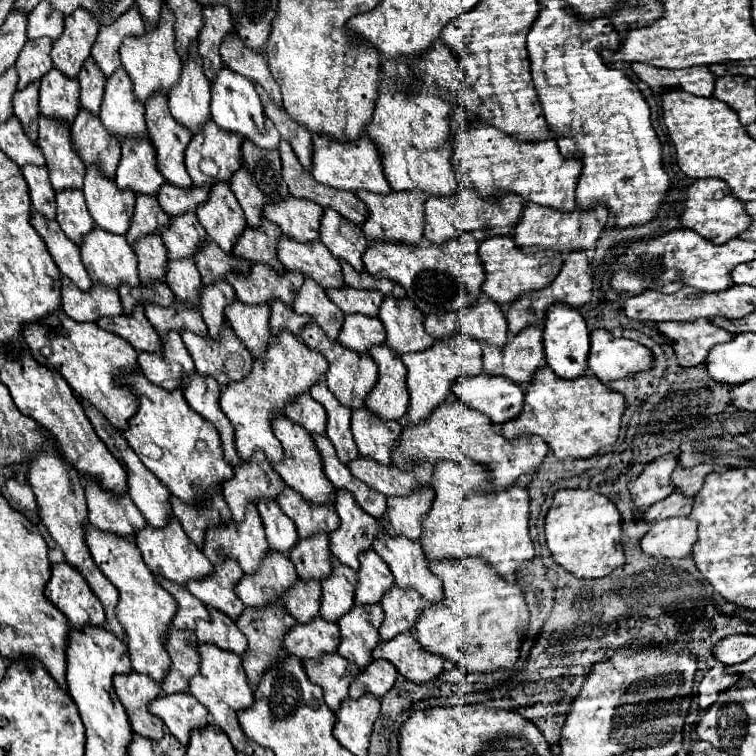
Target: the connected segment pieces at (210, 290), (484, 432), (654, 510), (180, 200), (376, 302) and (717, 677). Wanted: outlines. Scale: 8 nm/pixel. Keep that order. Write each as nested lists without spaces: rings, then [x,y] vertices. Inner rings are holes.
[[[227,280],[211,282],[201,288],[201,316],[209,328],[209,336],[217,338],[217,332],[225,324],[225,306],[235,300],[235,290]]]
[[[455,400],[437,406],[437,410],[433,410],[433,414],[429,414],[429,418],[425,418],[423,422],[403,426],[401,436],[397,440],[397,448],[393,448],[391,452],[391,460],[401,470],[411,470],[411,466],[421,460],[427,462],[437,462],[437,460],[457,462],[459,458],[479,460],[481,464],[487,464],[489,470],[495,474],[493,488],[503,490],[515,484],[521,474],[537,470],[547,454],[549,446],[545,446],[541,438],[519,436],[515,440],[507,440],[499,432],[495,432],[495,426],[489,422],[485,414],[465,406],[461,400]]]
[[[673,492],[665,500],[643,510],[641,518],[647,520],[647,522],[653,522],[653,520],[665,520],[665,518],[671,518],[671,516],[689,516],[691,506],[693,506],[693,498],[681,498],[681,494]]]
[[[165,182],[161,186],[161,190],[157,192],[157,200],[161,204],[161,208],[173,218],[179,214],[185,214],[189,210],[195,210],[197,204],[205,202],[209,196],[209,186],[191,186],[189,190],[177,188],[169,182]]]
[[[351,286],[329,288],[327,296],[345,312],[345,314],[365,314],[377,316],[379,306],[383,302],[383,294],[377,290],[359,290]]]
[[[717,664],[715,668],[711,668],[705,678],[699,684],[697,690],[697,700],[699,700],[699,710],[707,710],[713,706],[713,702],[717,700],[717,694],[723,690],[729,690],[737,684],[737,676],[733,674],[733,678],[729,678],[729,674],[725,676],[725,666]]]

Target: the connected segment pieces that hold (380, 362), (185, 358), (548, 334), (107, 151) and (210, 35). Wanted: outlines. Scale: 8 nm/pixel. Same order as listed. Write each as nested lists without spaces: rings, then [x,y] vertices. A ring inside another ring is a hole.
[[[387,344],[371,346],[369,354],[379,368],[379,378],[369,392],[365,406],[381,420],[399,420],[409,406],[409,394],[405,386],[407,368],[403,366],[401,356],[397,356]]]
[[[171,330],[163,340],[161,354],[153,352],[141,352],[137,356],[137,362],[143,370],[143,374],[157,386],[165,390],[183,388],[183,376],[193,372],[193,358],[187,352],[181,334]]]
[[[555,302],[549,306],[543,322],[543,344],[545,344],[545,360],[553,368],[553,372],[561,378],[575,380],[587,372],[587,354],[589,354],[589,330],[573,306],[565,302]]]
[[[81,108],[71,124],[71,136],[75,150],[87,166],[97,164],[105,176],[115,178],[115,168],[121,154],[119,142],[109,130],[105,130],[99,116]]]
[[[203,6],[203,28],[199,32],[199,54],[207,78],[211,80],[223,66],[219,56],[221,40],[231,34],[231,14],[227,6]]]

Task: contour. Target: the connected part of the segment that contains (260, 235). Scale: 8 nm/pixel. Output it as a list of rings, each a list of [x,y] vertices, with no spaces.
[[[261,218],[261,224],[257,228],[245,226],[245,232],[241,234],[241,238],[237,238],[237,244],[233,246],[233,254],[253,264],[265,262],[275,270],[283,270],[283,264],[277,258],[279,236],[281,228],[267,218]]]

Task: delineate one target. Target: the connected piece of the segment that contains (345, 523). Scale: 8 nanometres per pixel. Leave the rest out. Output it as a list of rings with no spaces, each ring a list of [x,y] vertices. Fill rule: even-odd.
[[[337,490],[335,508],[341,524],[337,530],[333,530],[333,534],[329,534],[329,548],[339,562],[359,570],[357,556],[371,548],[373,538],[381,534],[381,526],[355,502],[349,490]]]

